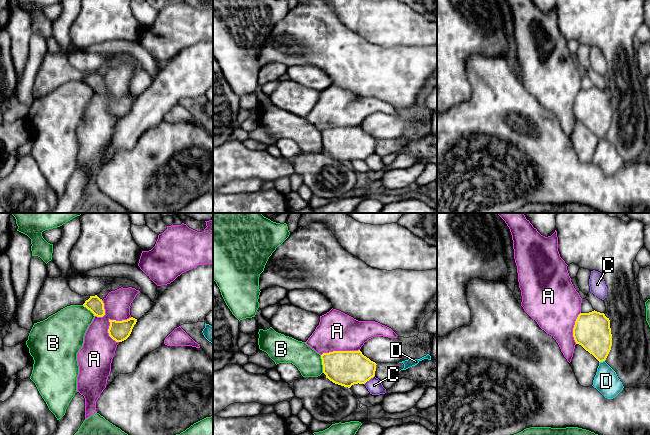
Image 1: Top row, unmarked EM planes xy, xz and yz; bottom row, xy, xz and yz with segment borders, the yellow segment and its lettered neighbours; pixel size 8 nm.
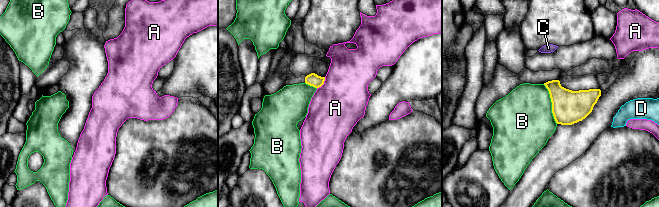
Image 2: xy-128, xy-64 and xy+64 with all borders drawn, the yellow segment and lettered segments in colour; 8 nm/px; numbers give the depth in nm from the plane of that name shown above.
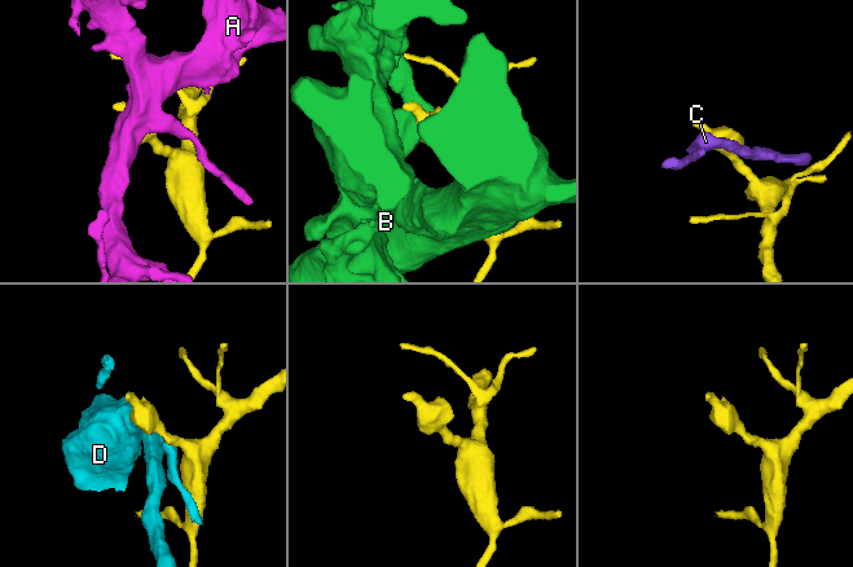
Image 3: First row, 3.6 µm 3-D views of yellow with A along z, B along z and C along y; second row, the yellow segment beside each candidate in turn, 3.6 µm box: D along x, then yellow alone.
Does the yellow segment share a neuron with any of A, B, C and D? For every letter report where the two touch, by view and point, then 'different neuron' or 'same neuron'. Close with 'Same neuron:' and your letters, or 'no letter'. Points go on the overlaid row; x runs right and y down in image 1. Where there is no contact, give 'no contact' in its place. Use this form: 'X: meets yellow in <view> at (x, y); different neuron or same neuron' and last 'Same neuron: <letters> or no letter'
A: meets yellow in xy at (113, 320); different neuron
B: meets yellow in xz at (322, 364); different neuron
C: meets yellow in xz at (369, 379); different neuron
D: meets yellow in yz at (601, 361); different neuron
Same neuron: no letter

